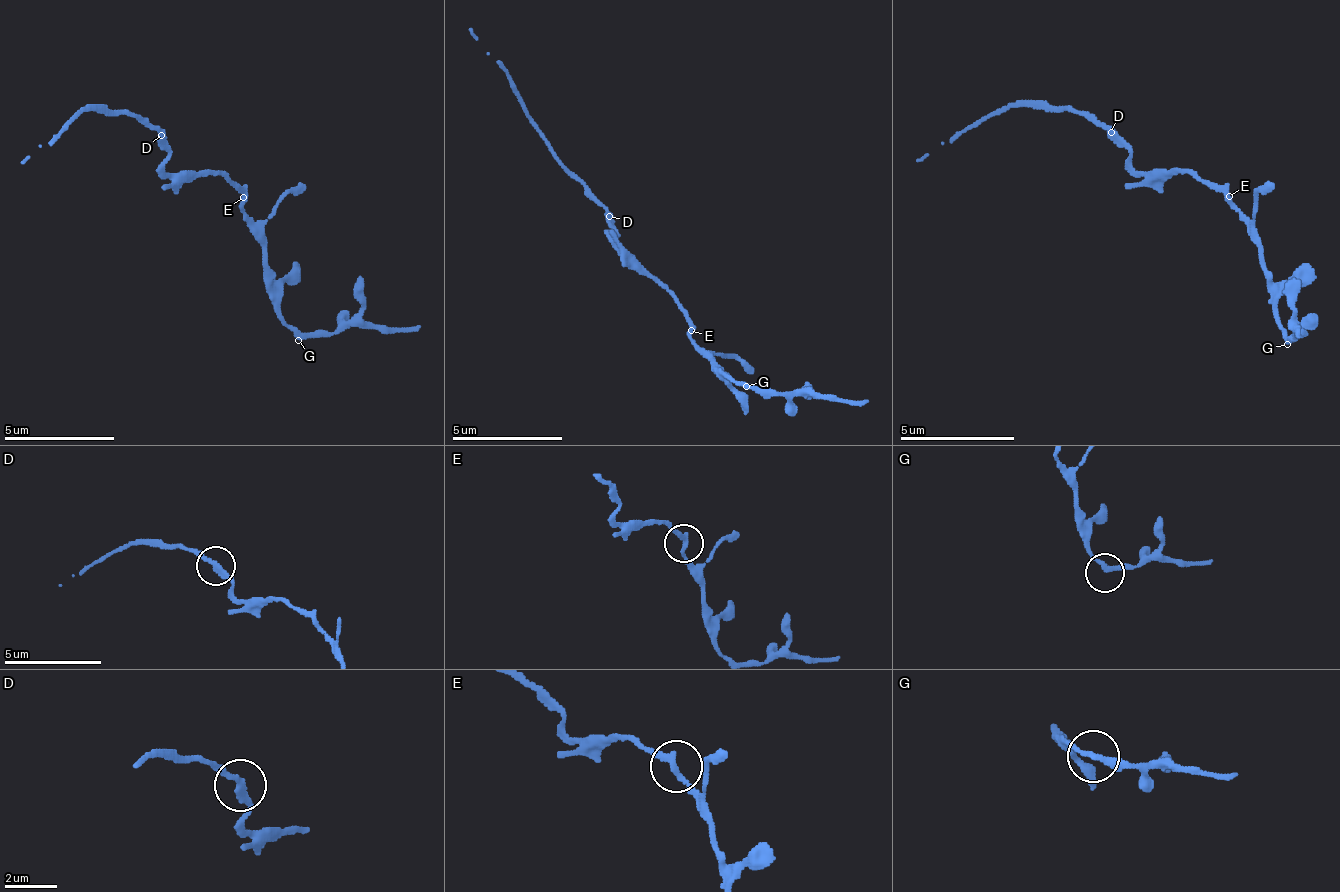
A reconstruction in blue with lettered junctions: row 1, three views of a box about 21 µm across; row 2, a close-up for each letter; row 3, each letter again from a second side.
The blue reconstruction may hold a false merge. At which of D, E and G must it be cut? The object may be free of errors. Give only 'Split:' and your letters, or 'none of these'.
Split: none of these

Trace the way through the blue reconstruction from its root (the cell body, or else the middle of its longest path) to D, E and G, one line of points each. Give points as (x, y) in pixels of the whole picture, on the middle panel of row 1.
D: (657, 281), (613, 237), (613, 220), (608, 215)
E: (657, 281), (685, 314), (691, 330)
G: (657, 281), (685, 314), (691, 325), (691, 336), (713, 358), (713, 364), (729, 380), (746, 386)

